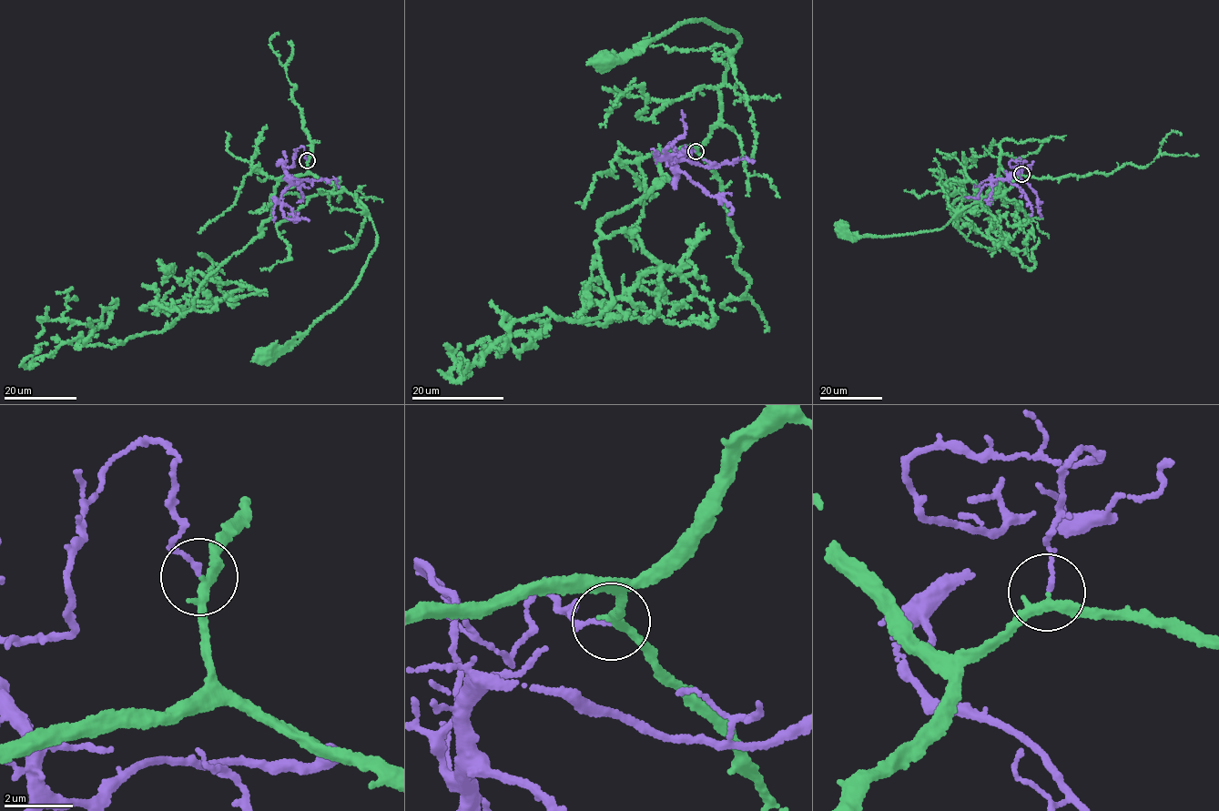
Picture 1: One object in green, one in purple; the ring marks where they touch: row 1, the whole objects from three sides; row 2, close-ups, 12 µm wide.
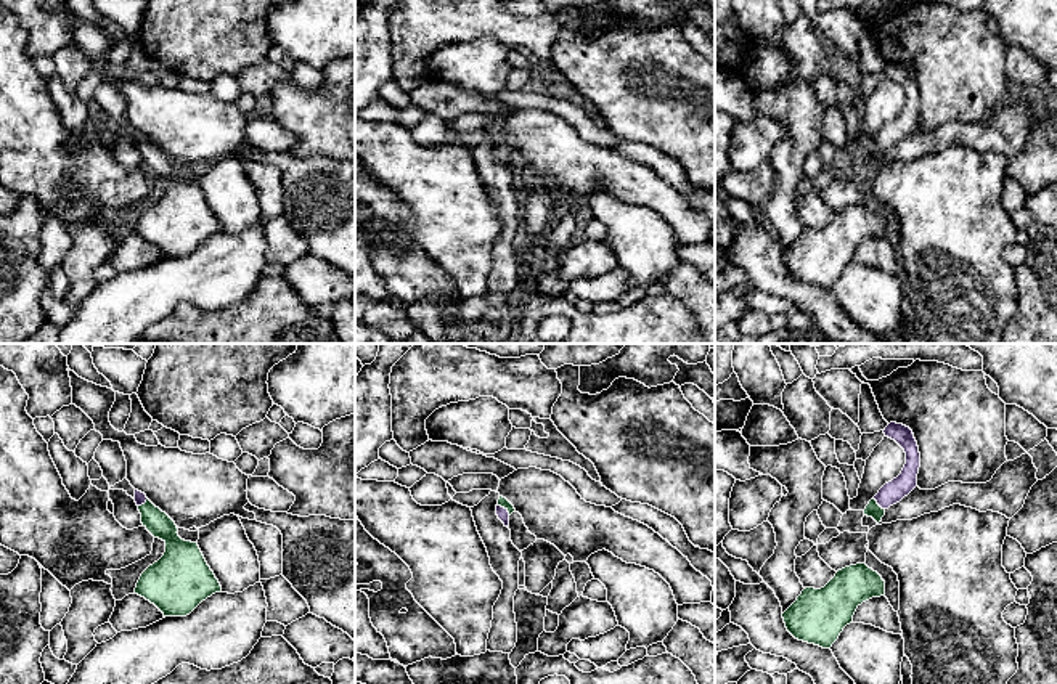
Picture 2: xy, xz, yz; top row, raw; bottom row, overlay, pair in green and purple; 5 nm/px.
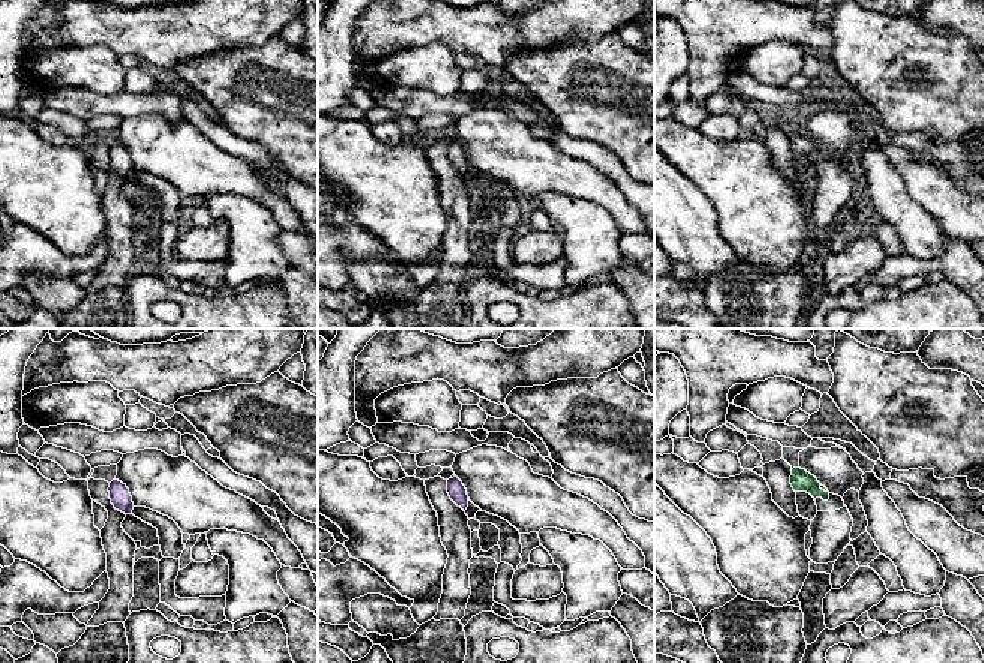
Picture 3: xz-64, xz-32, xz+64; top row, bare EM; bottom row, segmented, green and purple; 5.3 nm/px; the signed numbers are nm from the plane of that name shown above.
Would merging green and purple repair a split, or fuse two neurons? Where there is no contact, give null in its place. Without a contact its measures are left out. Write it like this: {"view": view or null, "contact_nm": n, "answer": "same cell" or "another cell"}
{"view": "xz", "contact_nm": 90, "answer": "another cell"}

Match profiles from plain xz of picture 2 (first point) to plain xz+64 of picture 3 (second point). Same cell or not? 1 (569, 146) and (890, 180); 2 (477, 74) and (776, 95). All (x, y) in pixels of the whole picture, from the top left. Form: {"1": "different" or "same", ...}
{"1": "different", "2": "different"}

